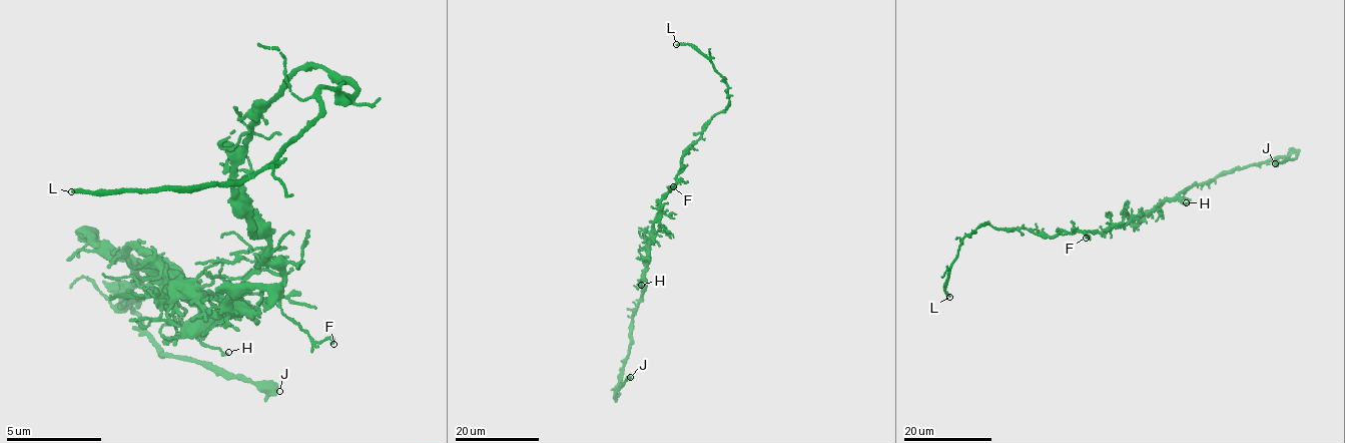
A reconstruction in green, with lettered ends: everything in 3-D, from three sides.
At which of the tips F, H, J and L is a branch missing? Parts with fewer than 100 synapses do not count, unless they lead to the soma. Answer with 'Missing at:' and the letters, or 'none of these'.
Missing at: L

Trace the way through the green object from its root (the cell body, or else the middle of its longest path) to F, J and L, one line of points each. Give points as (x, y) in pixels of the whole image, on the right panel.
F: (1120, 226), (1116, 225), (1101, 233), (1089, 231), (1086, 234), (1090, 237), (1086, 238)
J: (1120, 226), (1224, 172), (1298, 151), (1294, 159), (1275, 163)
L: (1120, 226), (1044, 238), (985, 222), (963, 237), (945, 287), (949, 297)

